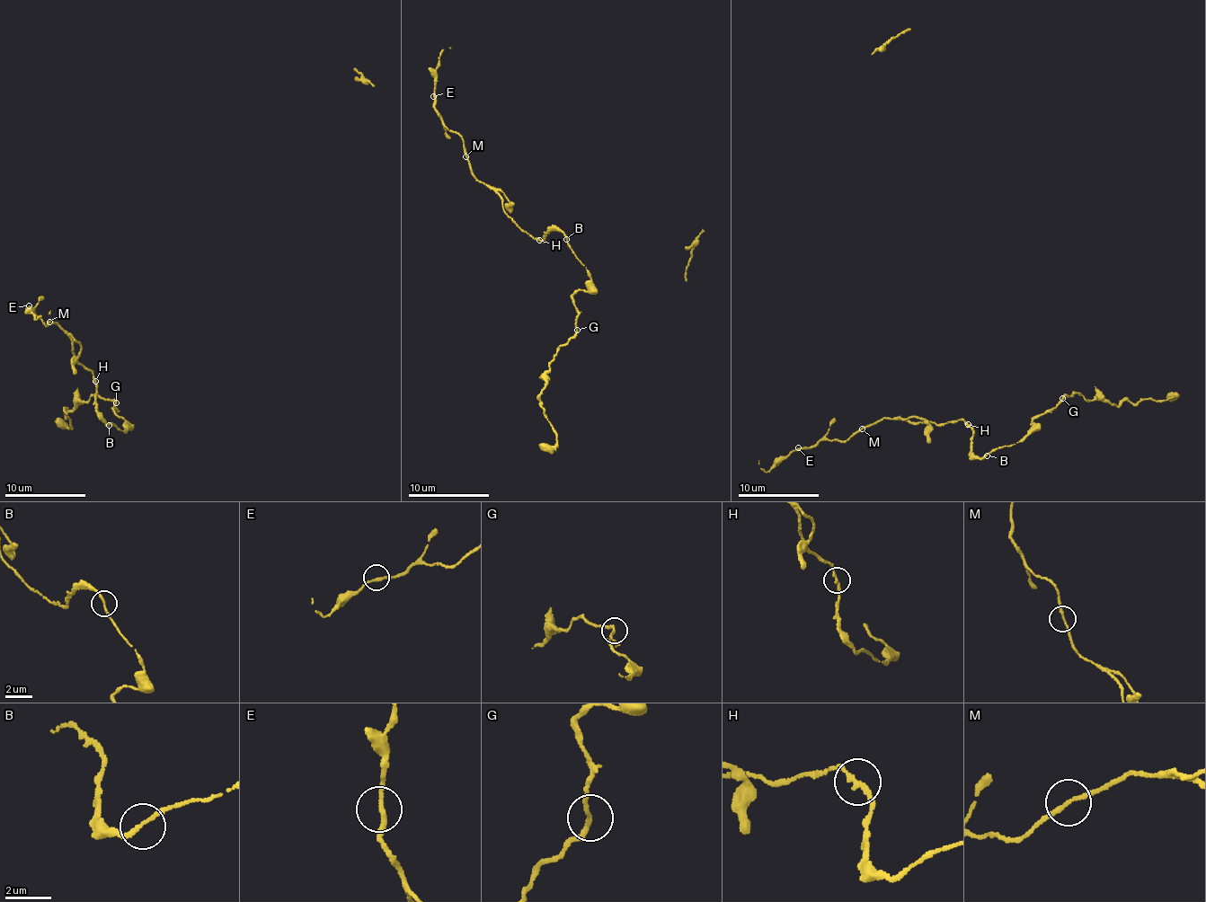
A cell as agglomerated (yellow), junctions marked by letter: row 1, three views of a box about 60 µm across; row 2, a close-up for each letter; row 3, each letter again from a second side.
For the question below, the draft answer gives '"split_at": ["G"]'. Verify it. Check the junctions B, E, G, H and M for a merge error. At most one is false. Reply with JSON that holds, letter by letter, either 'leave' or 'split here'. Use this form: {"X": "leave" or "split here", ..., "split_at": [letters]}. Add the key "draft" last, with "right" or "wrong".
{"B": "leave", "E": "leave", "G": "split here", "H": "leave", "M": "leave", "split_at": ["G"], "draft": "right"}

